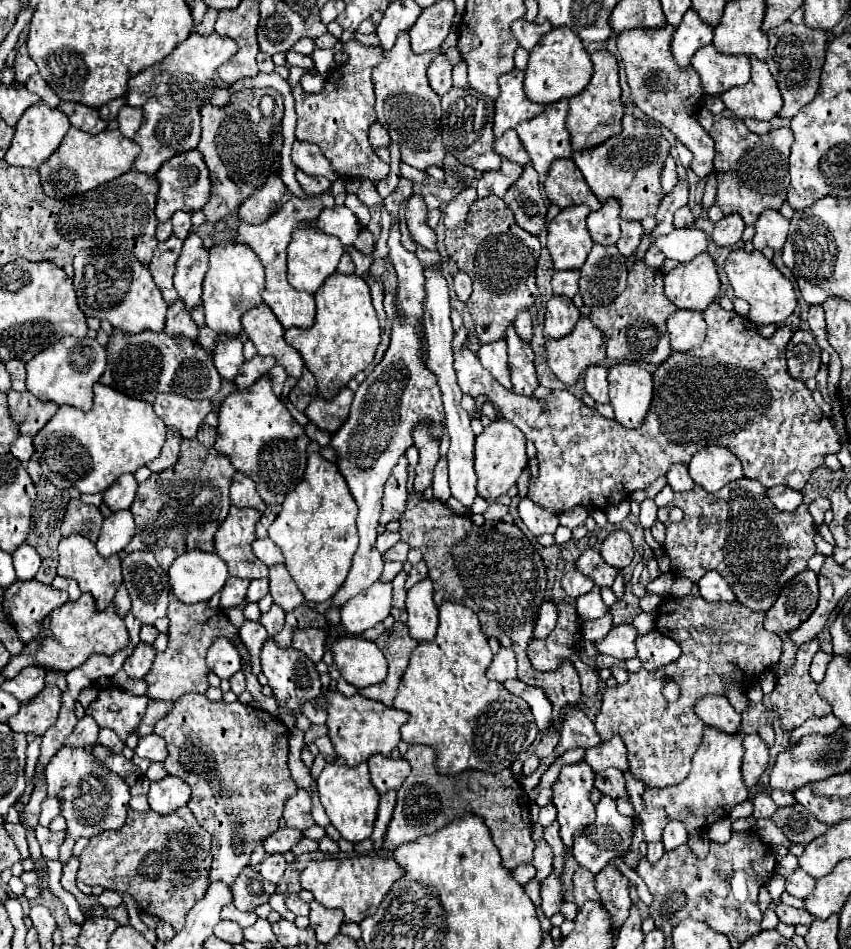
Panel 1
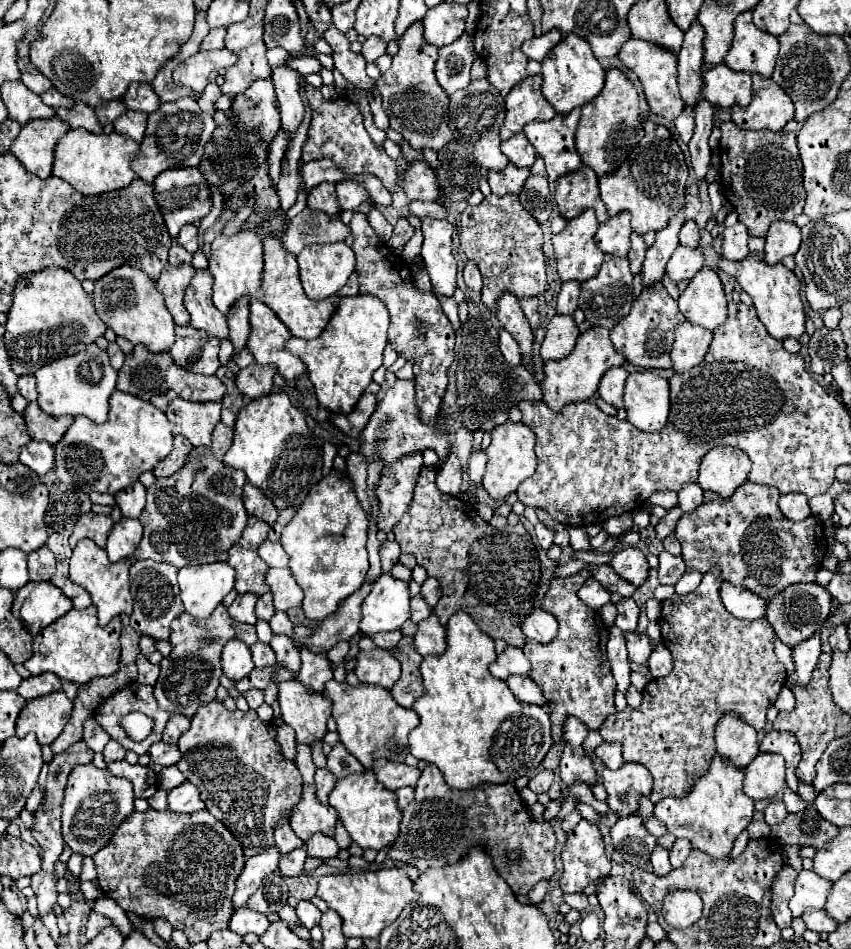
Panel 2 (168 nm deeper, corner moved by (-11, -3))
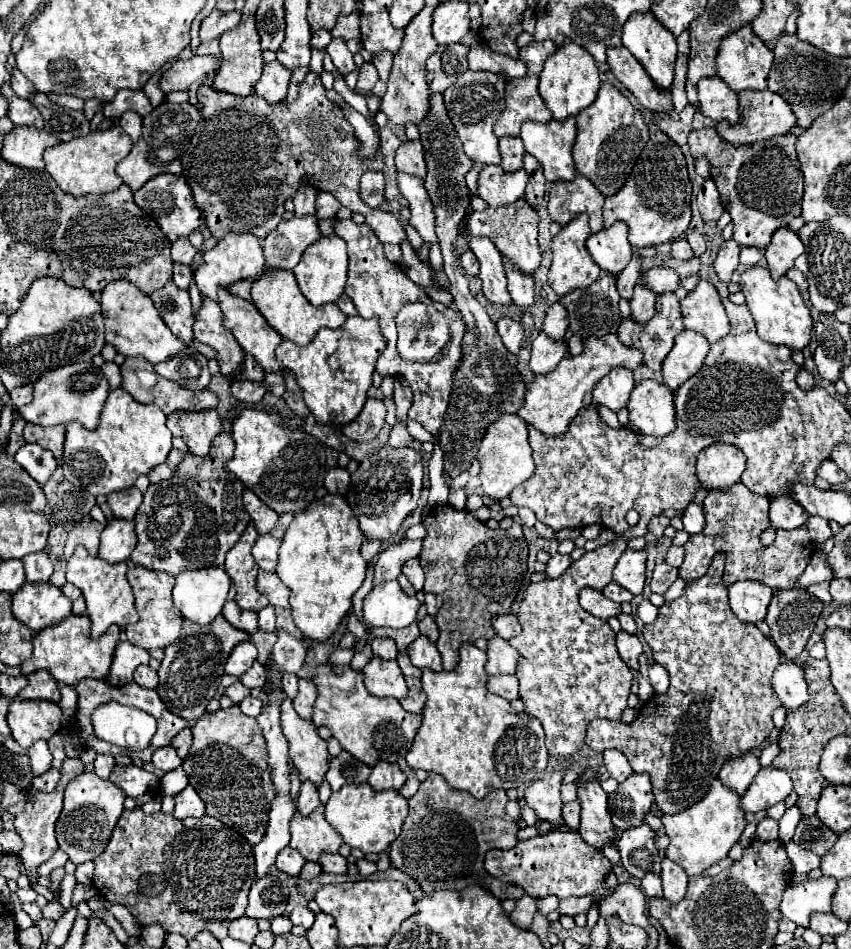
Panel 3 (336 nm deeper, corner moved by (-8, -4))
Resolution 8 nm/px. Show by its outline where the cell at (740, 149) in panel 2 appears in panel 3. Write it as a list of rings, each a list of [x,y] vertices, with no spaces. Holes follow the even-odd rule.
[[[715,127],[693,129],[689,133],[689,147],[693,157],[707,157],[711,163],[711,177],[721,193],[723,207],[731,213],[735,223],[733,239],[741,247],[765,247],[775,229],[785,227],[793,217],[801,215],[803,173],[795,155],[793,133],[777,135],[751,145],[725,143]]]

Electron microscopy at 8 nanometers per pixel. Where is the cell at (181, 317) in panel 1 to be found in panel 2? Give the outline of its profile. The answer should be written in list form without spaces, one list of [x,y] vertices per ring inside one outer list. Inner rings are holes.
[[[176,326],[176,342],[168,354],[176,366],[210,376],[220,368],[218,348],[220,340],[208,336],[206,332],[192,326]]]

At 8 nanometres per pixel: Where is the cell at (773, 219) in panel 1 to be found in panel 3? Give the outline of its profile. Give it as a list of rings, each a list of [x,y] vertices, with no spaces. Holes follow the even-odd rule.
[[[781,227],[773,233],[771,243],[765,247],[765,259],[771,271],[771,277],[777,279],[787,273],[787,269],[793,267],[793,261],[805,251],[801,239],[795,231]]]

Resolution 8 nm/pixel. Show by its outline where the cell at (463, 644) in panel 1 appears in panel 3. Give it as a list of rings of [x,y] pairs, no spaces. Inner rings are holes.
[[[463,643],[459,647],[459,655],[461,661],[453,671],[435,673],[431,669],[423,669],[423,691],[427,693],[427,703],[423,709],[423,723],[407,753],[409,767],[435,771],[443,775],[453,789],[469,791],[477,799],[495,789],[511,789],[531,783],[547,767],[545,731],[541,727],[541,721],[537,721],[535,717],[527,717],[525,713],[517,713],[505,697],[489,693],[489,677],[483,669],[485,651],[477,649],[473,643]]]

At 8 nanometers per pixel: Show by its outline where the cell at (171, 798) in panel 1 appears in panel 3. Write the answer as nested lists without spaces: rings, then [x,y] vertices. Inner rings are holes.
[[[187,785],[181,793],[175,795],[173,817],[185,819],[185,817],[203,817],[203,815],[205,815],[205,805],[191,785]]]

